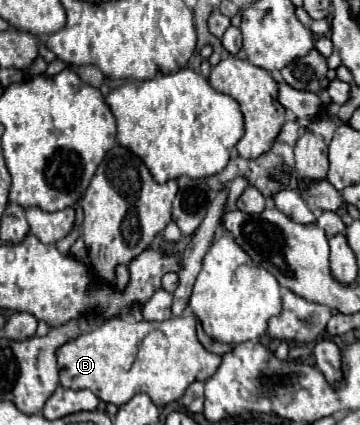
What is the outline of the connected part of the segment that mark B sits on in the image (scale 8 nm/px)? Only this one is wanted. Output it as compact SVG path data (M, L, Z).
M192 314L164 322L136 322L132 318L112 316L96 330L68 340L56 350L56 358L64 388L88 388L100 400L116 406L144 392L158 408L178 400L194 380L208 380L222 362L222 356L210 354L198 342L196 318Z

